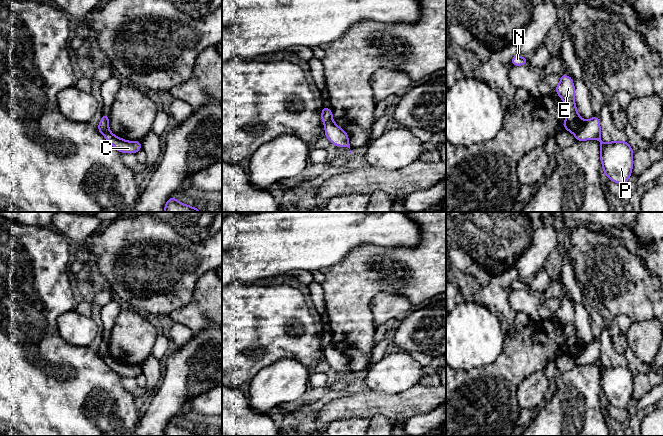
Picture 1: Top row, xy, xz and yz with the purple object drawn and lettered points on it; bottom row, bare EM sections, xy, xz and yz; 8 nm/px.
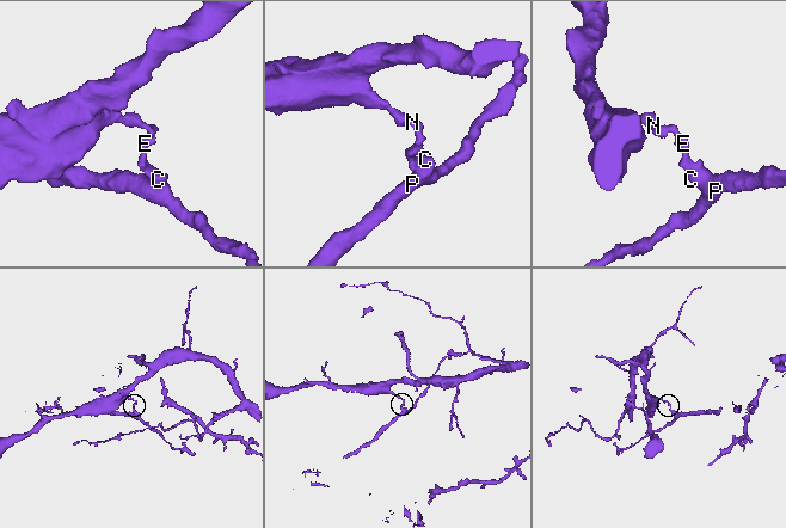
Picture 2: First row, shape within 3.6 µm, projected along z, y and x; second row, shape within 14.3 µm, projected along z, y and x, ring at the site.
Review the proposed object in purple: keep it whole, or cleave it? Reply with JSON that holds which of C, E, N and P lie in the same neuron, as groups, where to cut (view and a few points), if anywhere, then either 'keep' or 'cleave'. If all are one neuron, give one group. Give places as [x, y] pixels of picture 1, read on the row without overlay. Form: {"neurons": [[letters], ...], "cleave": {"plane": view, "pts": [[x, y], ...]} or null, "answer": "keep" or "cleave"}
{"neurons": [["C", "P"], ["E", "N"]], "cleave": {"plane": "yz", "pts": [[585, 345], [574, 358]]}, "answer": "cleave"}

